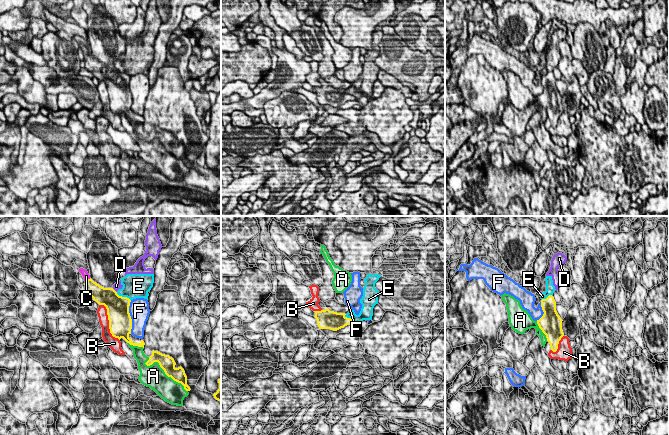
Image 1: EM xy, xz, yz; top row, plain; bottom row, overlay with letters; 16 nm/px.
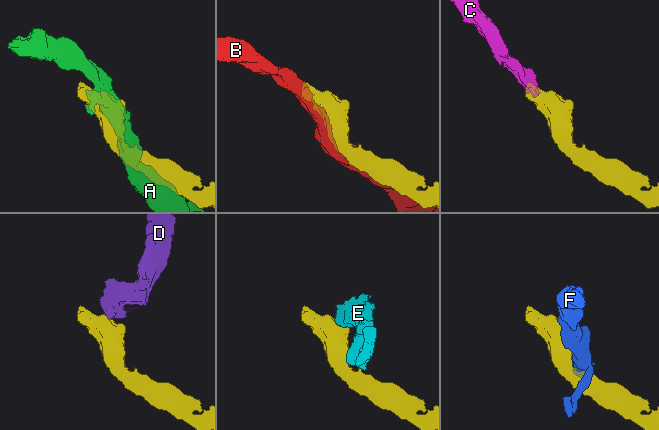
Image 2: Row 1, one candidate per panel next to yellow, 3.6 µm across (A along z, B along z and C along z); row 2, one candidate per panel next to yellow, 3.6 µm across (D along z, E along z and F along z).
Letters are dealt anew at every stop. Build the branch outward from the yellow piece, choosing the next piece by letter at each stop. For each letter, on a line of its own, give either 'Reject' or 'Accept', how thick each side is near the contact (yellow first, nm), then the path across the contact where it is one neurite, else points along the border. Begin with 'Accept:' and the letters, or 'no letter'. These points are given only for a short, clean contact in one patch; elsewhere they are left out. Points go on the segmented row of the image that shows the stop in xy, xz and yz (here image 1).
Accept: C
A: Reject. Thickness 240 nm (yellow) against 380 nm
B: Reject. Thickness 380 nm (yellow) against 160 nm
C: Accept. Thickness 240 nm (yellow) against 120 nm. Path across: xy (93, 289), (88, 279), (86, 276)
D: Reject. Thickness 340 nm (yellow) against 120 nm. Boundary: xy (112, 288), (116, 292)
E: Reject. Thickness 360 nm (yellow) against 380 nm. Boundary: xy (116, 292), (130, 300)
F: Reject. Thickness 380 nm (yellow) against 320 nm

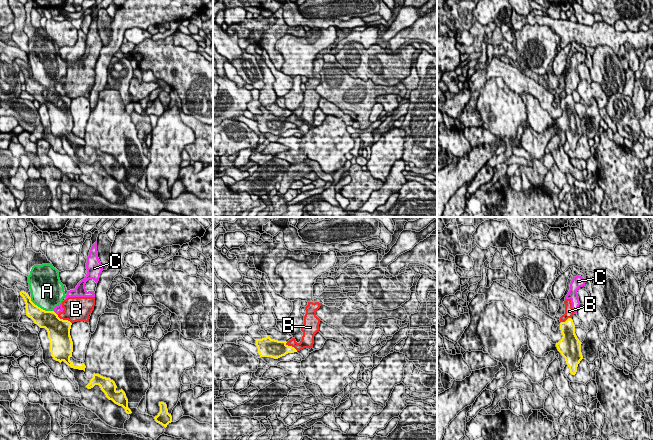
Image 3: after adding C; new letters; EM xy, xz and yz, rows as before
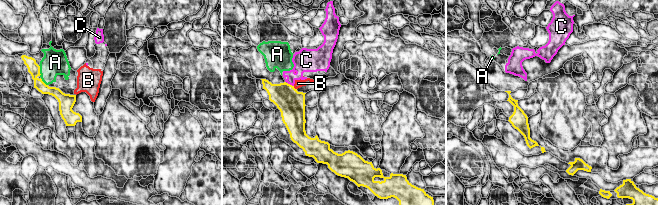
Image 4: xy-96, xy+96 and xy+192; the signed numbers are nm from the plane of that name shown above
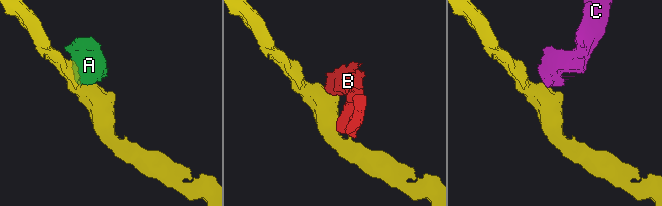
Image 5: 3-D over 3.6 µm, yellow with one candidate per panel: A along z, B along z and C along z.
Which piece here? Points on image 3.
Accept: no letter
A: Reject. Thickness 300 nm (yellow) against 480 nm. Boundary: xy (30, 298), (41, 308), (53, 311)
B: Reject. Thickness 360 nm (yellow) against 380 nm. Boundary: xy (57, 315), (71, 323)
C: Reject. Thickness 340 nm (yellow) against 120 nm. Boundary: xy (53, 311), (57, 315)

